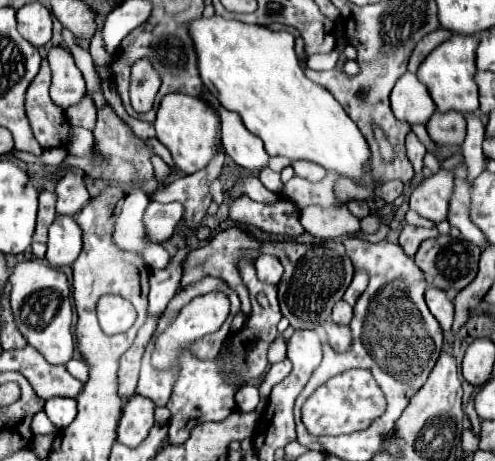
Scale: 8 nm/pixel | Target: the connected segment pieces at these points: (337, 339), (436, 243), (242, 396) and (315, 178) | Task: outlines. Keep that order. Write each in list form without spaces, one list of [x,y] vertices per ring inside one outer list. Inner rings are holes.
[[[323,322],[323,328],[327,332],[329,344],[337,352],[343,352],[343,350],[349,348],[349,344],[351,344],[351,330],[349,330],[349,326],[341,326],[341,324],[335,324],[335,322]]]
[[[437,236],[429,238],[419,246],[419,252],[415,254],[415,264],[423,270],[425,280],[429,286],[443,288],[447,294],[455,296],[461,292],[467,284],[471,284],[477,276],[477,262],[479,262],[479,250],[475,244],[463,240],[463,238],[453,238],[453,236]]]
[[[245,384],[245,386],[239,388],[239,392],[237,392],[235,398],[237,398],[239,410],[251,412],[251,410],[255,410],[255,406],[259,404],[259,390],[257,390],[257,386],[253,386],[253,384]]]
[[[291,162],[291,166],[293,166],[297,176],[301,176],[301,178],[305,178],[309,182],[319,182],[325,176],[325,172],[327,172],[325,168],[315,166],[311,162]]]

